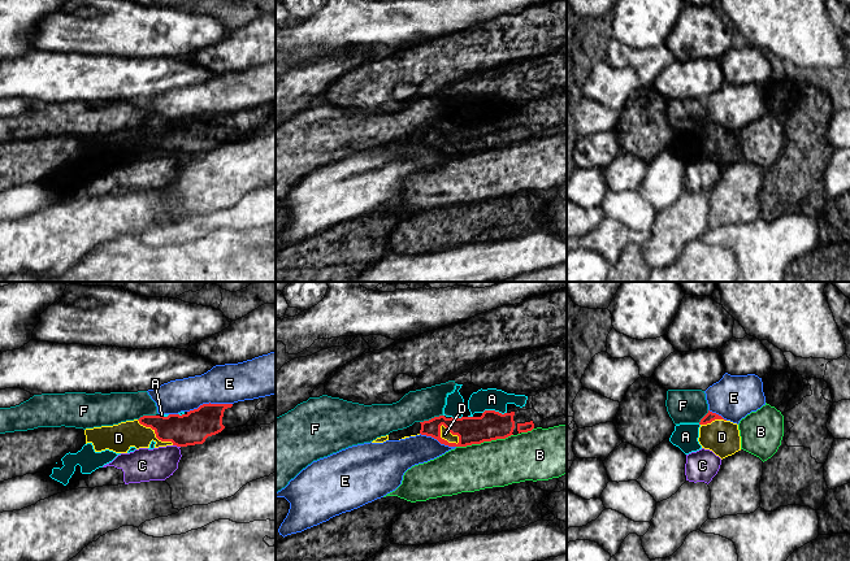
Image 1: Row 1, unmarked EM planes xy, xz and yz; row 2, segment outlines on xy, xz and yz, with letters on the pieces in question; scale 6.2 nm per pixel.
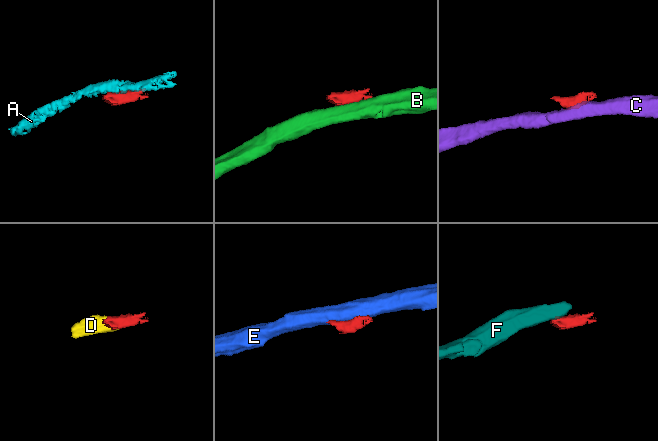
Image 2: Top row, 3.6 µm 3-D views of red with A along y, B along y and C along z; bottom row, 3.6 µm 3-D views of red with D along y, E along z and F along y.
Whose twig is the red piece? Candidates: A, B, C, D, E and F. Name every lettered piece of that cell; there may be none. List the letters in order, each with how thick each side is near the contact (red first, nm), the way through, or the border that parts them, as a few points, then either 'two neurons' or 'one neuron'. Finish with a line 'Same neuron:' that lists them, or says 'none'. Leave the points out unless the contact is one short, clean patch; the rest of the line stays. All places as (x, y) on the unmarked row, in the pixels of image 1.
A: 180/140 nm | two neurons
B: 180/300 nm | two neurons
C: 200/200 nm | along xy (173, 153), (180, 156) | two neurons
D: 180/60 nm | across xz (491, 134), (454, 143), (445, 143) | one neuron
E: 200/240 nm | two neurons
F: 160/200 nm | along xz (442, 124), (420, 131) | two neurons
Same neuron: D

